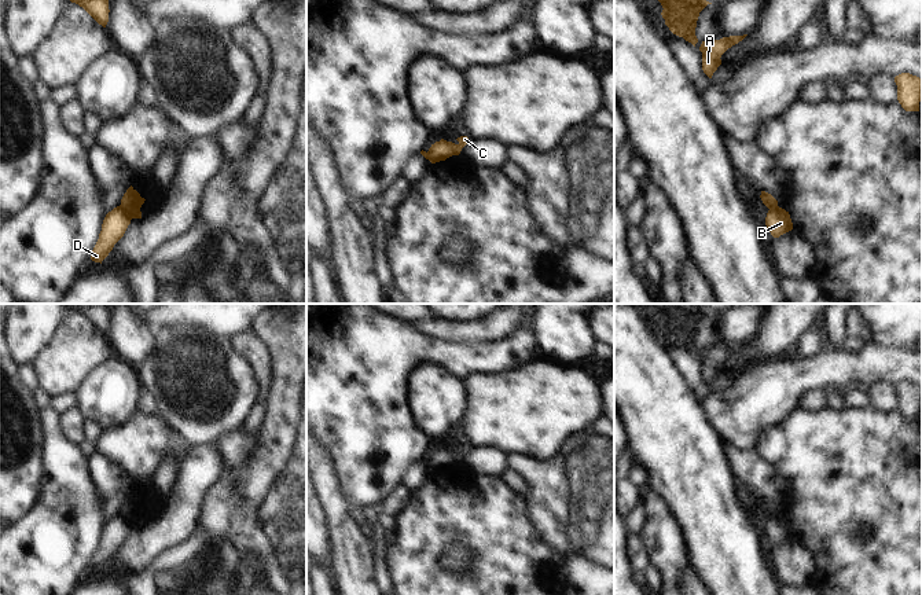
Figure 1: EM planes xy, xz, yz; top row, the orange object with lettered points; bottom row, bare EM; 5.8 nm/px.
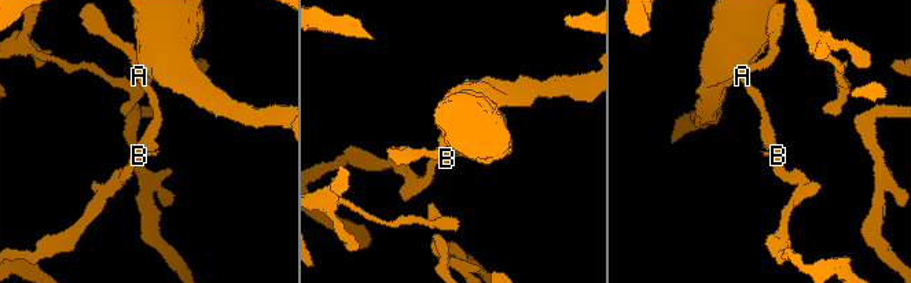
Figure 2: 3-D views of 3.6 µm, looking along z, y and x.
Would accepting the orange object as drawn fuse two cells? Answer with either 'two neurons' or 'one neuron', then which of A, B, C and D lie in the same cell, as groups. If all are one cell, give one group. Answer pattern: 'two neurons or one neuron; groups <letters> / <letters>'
two neurons; groups A C / B D

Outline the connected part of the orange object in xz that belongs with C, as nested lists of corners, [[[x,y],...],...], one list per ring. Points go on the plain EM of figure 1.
[[[460,444],[456,448],[459,449],[458,452],[447,449],[444,447],[431,452],[431,455],[427,459],[429,469],[431,471],[436,471],[440,469],[445,469],[452,463],[459,463],[462,456],[469,451],[469,445]]]

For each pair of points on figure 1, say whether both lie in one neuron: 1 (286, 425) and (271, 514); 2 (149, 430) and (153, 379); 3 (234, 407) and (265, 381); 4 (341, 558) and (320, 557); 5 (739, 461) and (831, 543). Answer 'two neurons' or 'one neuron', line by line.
1: one neuron
2: two neurons
3: two neurons
4: two neurons
5: two neurons

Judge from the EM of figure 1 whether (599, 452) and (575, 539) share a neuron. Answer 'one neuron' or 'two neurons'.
one neuron

